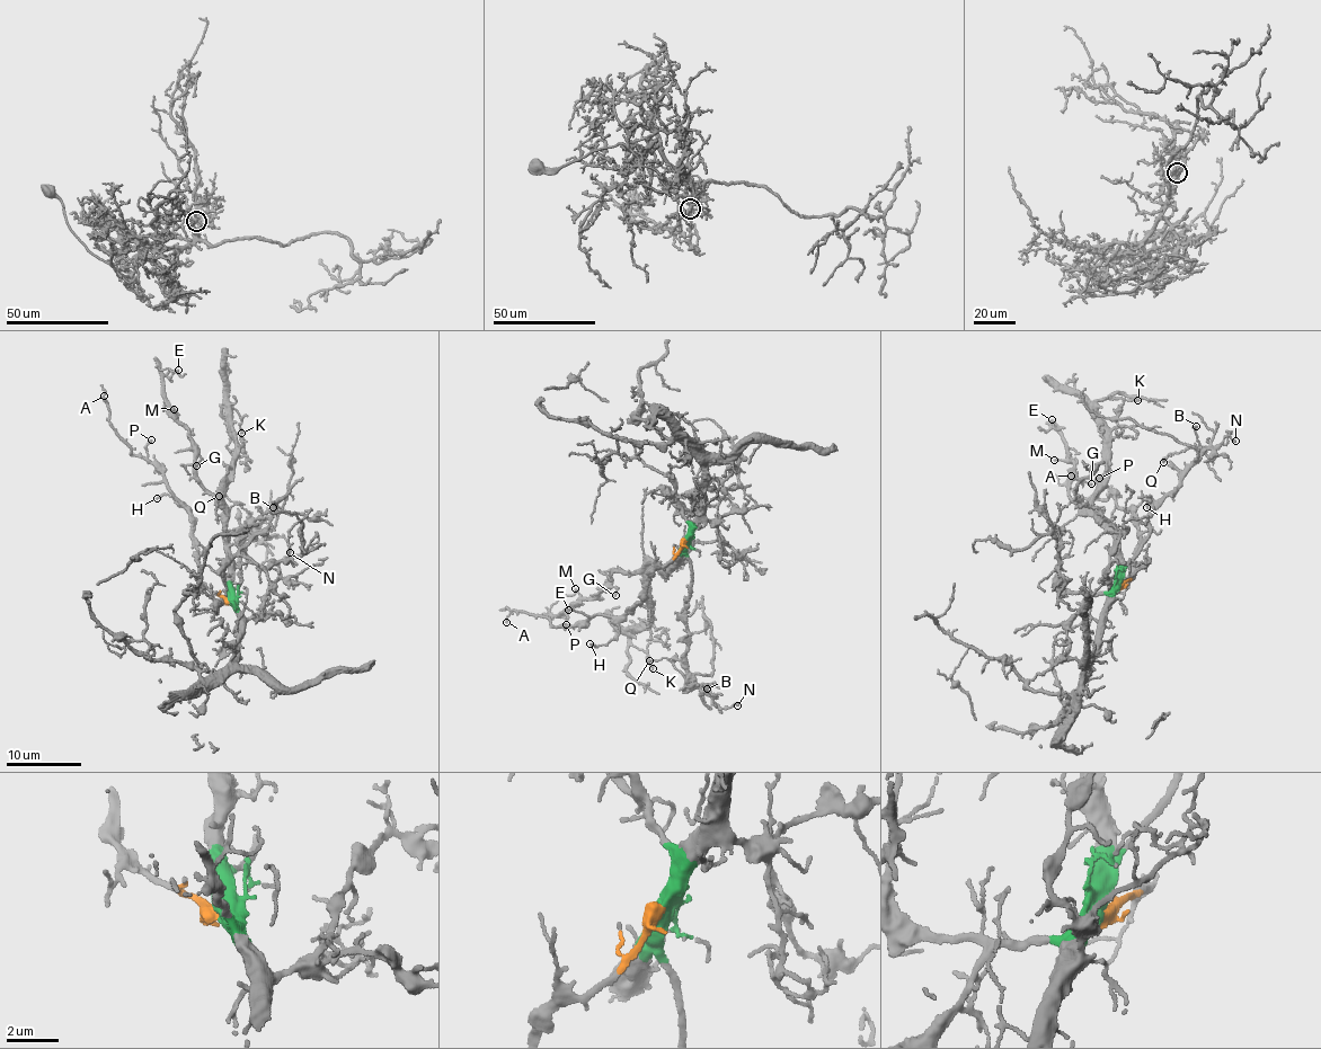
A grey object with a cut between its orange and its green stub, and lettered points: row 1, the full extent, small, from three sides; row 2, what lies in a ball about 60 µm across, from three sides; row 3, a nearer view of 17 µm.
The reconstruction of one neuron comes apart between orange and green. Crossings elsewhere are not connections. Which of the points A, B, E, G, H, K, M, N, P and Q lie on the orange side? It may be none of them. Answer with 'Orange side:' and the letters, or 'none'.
Orange side: A, H, P

